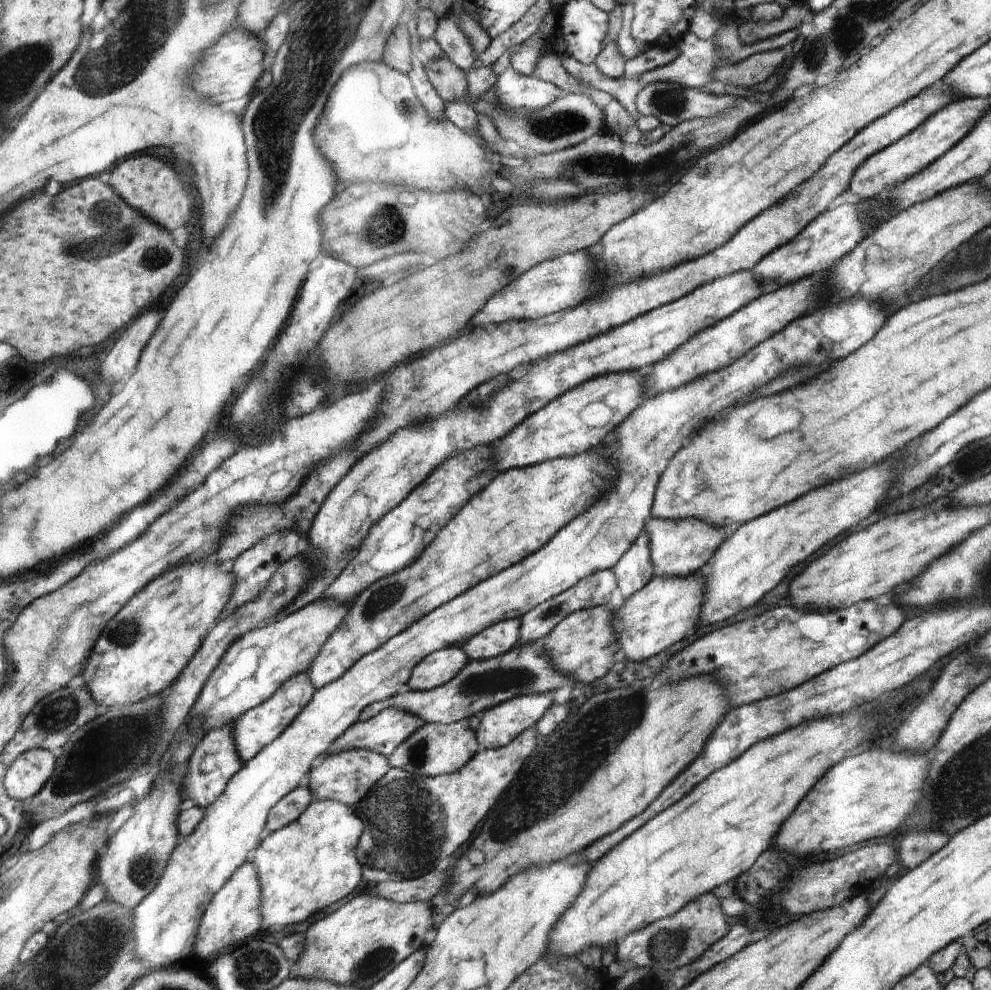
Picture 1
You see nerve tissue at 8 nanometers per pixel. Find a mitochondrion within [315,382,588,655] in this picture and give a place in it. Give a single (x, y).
(383, 599)

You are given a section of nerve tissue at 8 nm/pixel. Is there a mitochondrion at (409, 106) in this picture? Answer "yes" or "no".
yes

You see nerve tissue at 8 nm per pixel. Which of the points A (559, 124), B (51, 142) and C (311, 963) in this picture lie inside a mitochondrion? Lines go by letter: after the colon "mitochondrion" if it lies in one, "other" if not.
A: mitochondrion
B: other
C: other

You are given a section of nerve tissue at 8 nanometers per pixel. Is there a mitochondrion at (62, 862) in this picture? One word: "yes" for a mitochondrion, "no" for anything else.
no

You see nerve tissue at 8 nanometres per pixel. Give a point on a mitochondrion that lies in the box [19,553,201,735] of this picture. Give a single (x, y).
(124, 633)

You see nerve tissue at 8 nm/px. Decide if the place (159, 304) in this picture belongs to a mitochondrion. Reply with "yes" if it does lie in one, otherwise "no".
no

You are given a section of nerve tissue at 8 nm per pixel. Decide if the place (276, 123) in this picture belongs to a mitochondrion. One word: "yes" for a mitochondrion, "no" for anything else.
yes

